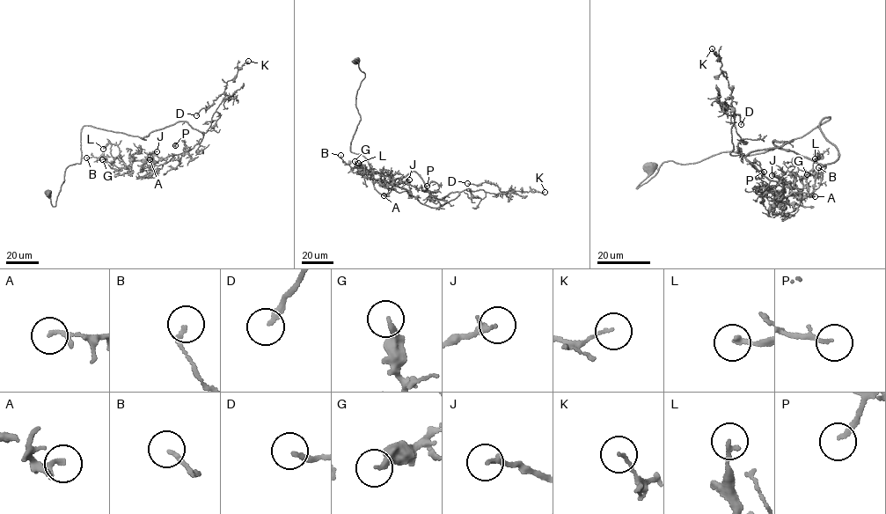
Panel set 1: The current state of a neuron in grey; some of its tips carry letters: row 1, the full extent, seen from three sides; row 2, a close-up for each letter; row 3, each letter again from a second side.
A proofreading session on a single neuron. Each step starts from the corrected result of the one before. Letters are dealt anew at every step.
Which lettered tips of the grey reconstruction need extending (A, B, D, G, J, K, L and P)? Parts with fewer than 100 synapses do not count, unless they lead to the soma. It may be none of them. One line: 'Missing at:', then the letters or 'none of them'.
Missing at: none of them

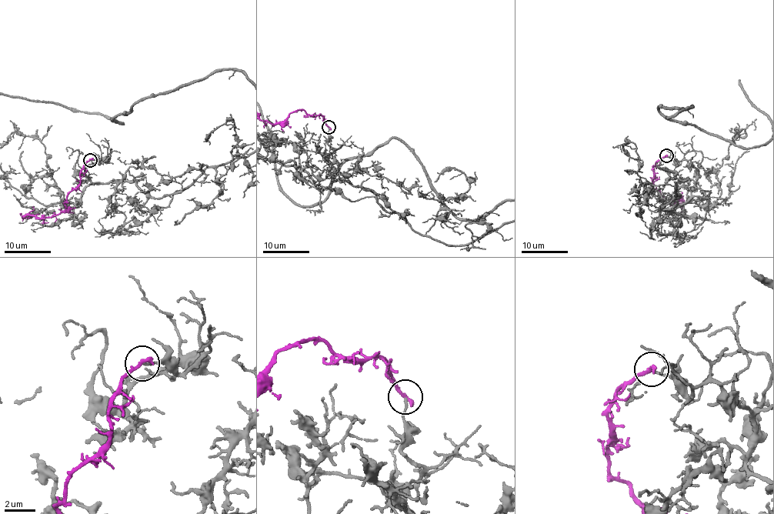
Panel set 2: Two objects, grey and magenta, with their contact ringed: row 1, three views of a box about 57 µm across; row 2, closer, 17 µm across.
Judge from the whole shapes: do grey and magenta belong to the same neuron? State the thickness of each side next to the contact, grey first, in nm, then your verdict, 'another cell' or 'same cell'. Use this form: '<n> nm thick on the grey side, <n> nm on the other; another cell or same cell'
140 nm thick on the grey side, 280 nm on the other; another cell

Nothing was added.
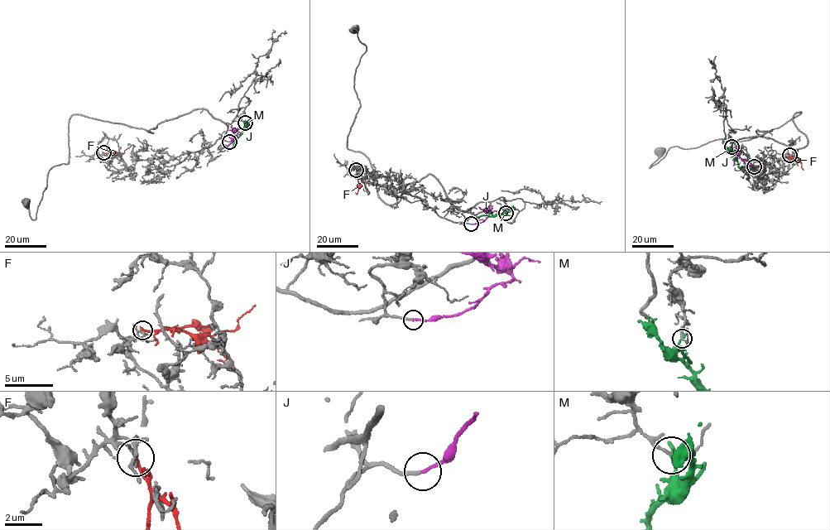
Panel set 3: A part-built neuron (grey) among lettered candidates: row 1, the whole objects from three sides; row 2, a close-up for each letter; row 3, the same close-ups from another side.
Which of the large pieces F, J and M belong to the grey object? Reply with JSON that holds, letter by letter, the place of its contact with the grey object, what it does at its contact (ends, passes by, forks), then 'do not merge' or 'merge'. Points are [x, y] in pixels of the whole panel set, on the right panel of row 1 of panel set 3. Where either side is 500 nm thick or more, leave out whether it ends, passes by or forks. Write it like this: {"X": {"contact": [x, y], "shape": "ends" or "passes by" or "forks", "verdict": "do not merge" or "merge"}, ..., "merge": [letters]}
{"F": {"contact": [789, 155], "shape": "ends", "verdict": "do not merge"}, "J": {"contact": [754, 166], "shape": "ends", "verdict": "merge"}, "M": {"contact": [731, 146], "shape": "ends", "verdict": "do not merge"}, "merge": ["J"]}

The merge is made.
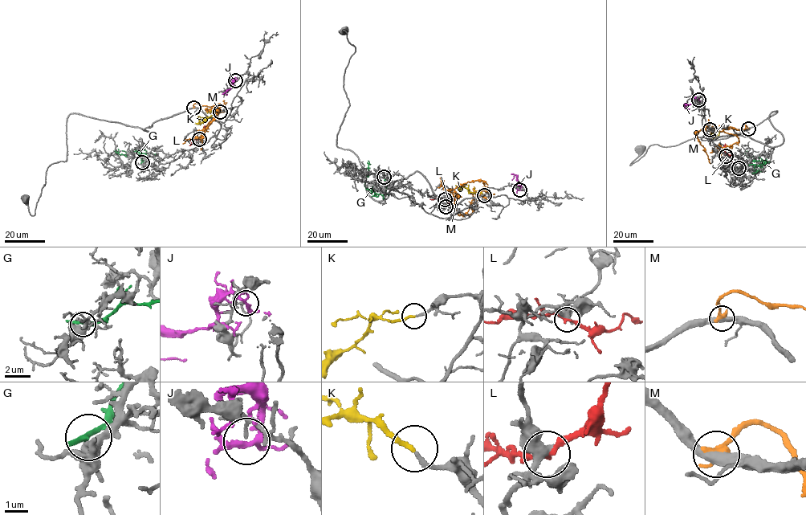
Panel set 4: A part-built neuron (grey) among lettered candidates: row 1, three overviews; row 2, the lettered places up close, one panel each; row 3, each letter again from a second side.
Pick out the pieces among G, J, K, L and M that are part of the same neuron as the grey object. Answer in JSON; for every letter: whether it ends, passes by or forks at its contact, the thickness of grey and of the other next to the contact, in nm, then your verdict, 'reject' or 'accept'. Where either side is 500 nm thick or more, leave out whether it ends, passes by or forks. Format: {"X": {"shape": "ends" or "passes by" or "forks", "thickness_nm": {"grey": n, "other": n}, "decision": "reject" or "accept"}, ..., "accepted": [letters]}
{"G": {"shape": "passes by", "thickness_nm": {"grey": 460, "other": 200}, "decision": "reject"}, "J": {"shape": "forks", "thickness_nm": {"grey": 90, "other": 220}, "decision": "reject"}, "K": {"shape": "ends", "thickness_nm": {"grey": 190, "other": 170}, "decision": "accept"}, "L": {"shape": "passes by", "thickness_nm": {"grey": 440, "other": 220}, "decision": "reject"}, "M": {"shape": "ends", "thickness_nm": {"grey": 400, "other": 360}, "decision": "reject"}, "accepted": ["K"]}

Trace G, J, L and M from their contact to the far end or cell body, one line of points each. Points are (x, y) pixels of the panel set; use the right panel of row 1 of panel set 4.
G: (738, 168), (745, 165), (761, 165), (766, 161), (751, 160), (746, 156), (745, 151)
J: (698, 100), (685, 104), (685, 107), (689, 109)
L: (726, 156), (725, 144)
M: (748, 129), (745, 124), (742, 131), (730, 127), (725, 129), (738, 141), (718, 153), (710, 152)

